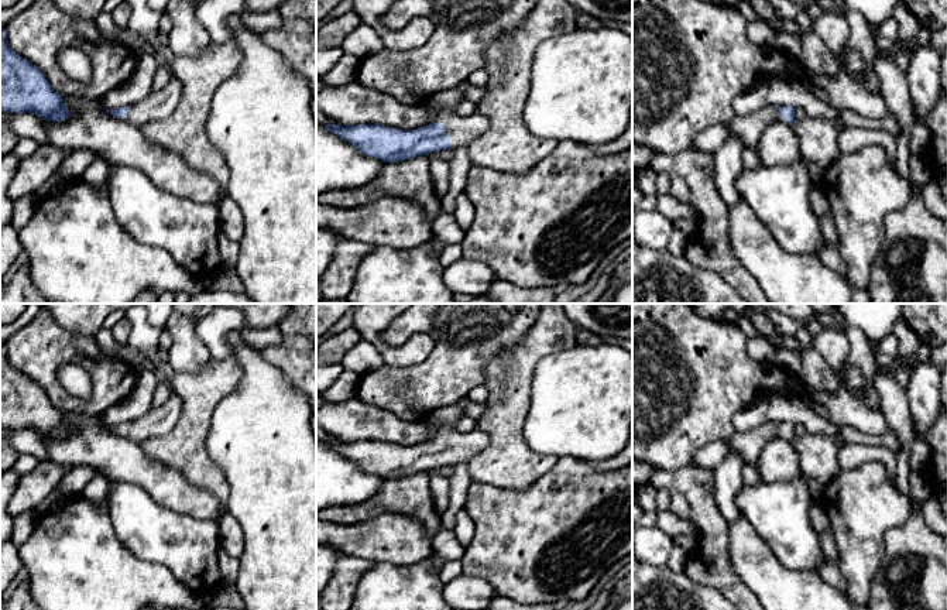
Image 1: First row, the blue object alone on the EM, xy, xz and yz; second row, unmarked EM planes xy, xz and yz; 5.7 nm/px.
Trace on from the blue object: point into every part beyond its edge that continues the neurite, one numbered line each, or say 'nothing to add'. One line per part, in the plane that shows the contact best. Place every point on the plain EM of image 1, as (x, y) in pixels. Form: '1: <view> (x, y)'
1: xz (462, 446)

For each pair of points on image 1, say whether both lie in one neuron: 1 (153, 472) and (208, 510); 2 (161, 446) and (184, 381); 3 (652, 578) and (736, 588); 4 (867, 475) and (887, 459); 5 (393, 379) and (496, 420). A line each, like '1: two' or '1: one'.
1: one
2: one
3: two
4: two
5: two

